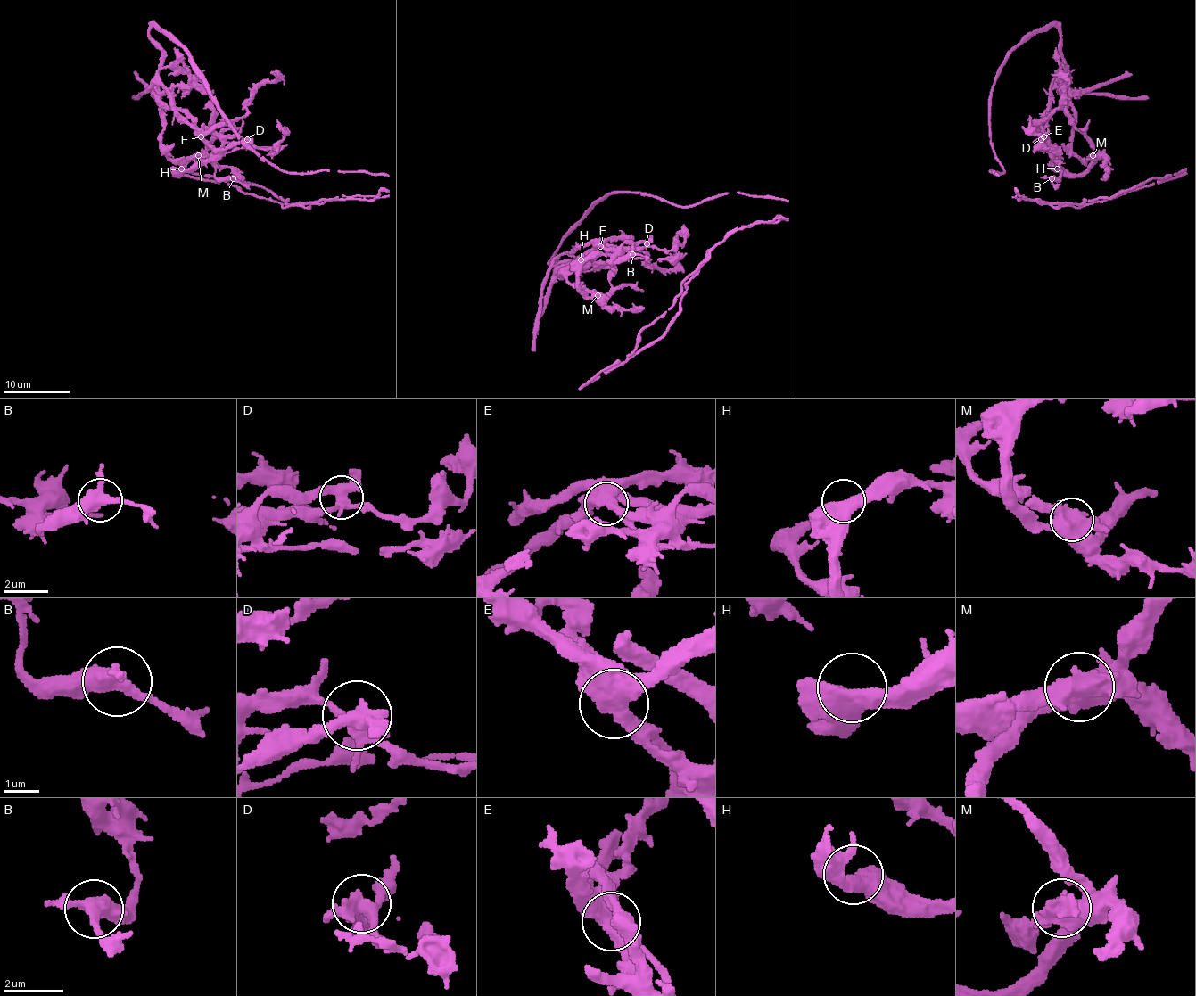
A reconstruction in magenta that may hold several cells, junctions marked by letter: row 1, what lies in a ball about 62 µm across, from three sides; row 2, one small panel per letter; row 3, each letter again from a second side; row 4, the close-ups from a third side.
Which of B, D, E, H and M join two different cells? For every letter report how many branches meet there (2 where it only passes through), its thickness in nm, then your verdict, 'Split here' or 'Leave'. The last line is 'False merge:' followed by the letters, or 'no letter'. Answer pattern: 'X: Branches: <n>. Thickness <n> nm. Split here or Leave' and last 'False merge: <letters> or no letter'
B: Branches: 4. Thickness 400 nm. Leave
D: Branches: 5. Thickness 440 nm. Split here
E: Branches: 2. Thickness 550 nm. Split here
H: Branches: 2. Thickness 550 nm. Leave
M: Branches: 3. Thickness 600 nm. Split here
False merge: D, E, M

